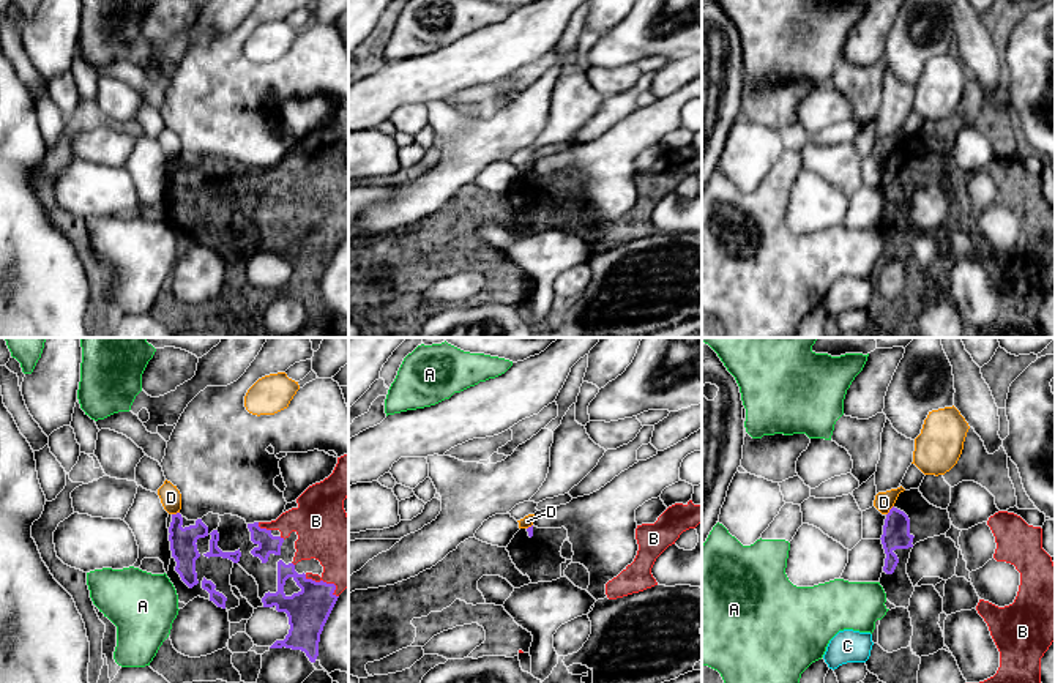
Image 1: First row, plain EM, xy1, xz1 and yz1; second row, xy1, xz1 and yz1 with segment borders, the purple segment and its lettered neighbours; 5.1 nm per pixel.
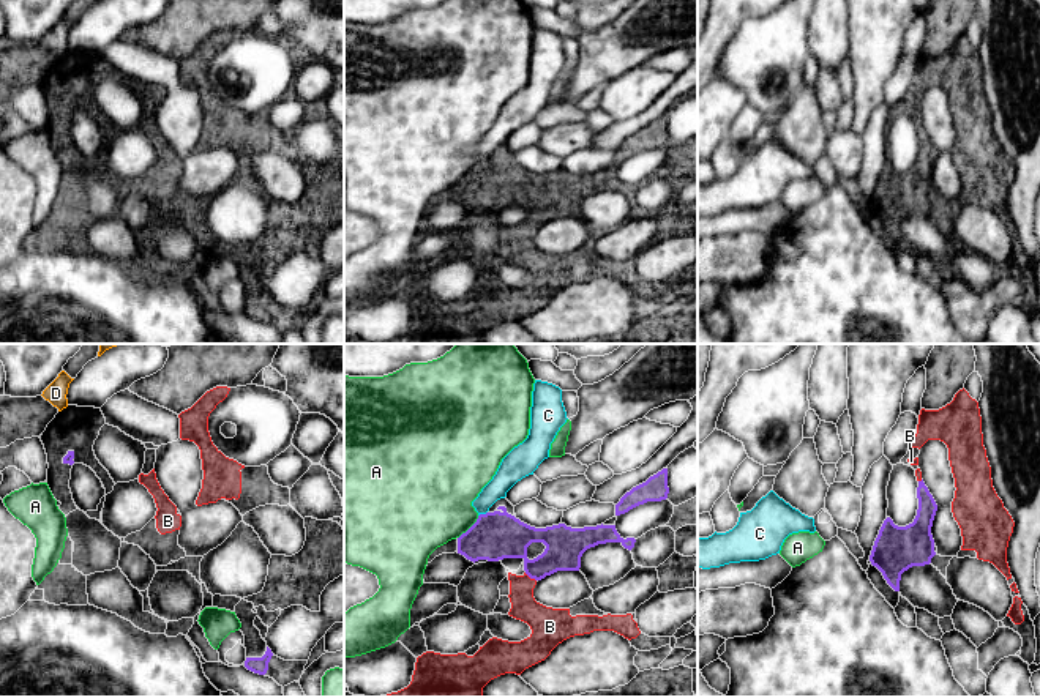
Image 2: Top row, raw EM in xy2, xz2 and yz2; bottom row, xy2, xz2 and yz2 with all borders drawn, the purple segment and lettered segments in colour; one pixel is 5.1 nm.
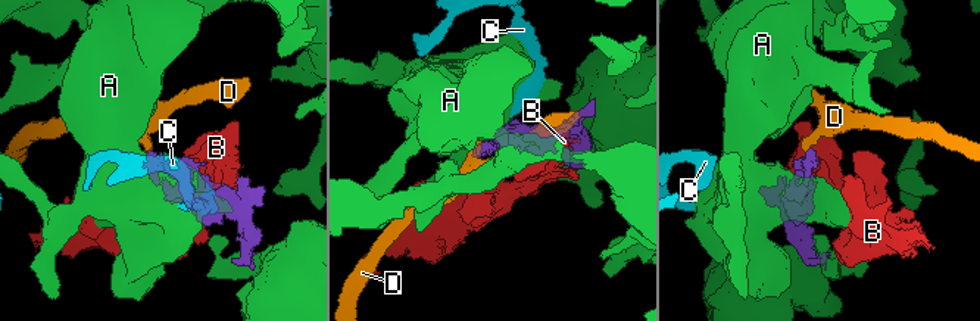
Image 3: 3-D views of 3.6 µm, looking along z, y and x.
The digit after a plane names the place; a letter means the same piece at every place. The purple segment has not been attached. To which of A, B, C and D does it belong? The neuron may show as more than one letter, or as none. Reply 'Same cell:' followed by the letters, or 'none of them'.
Same cell: B

